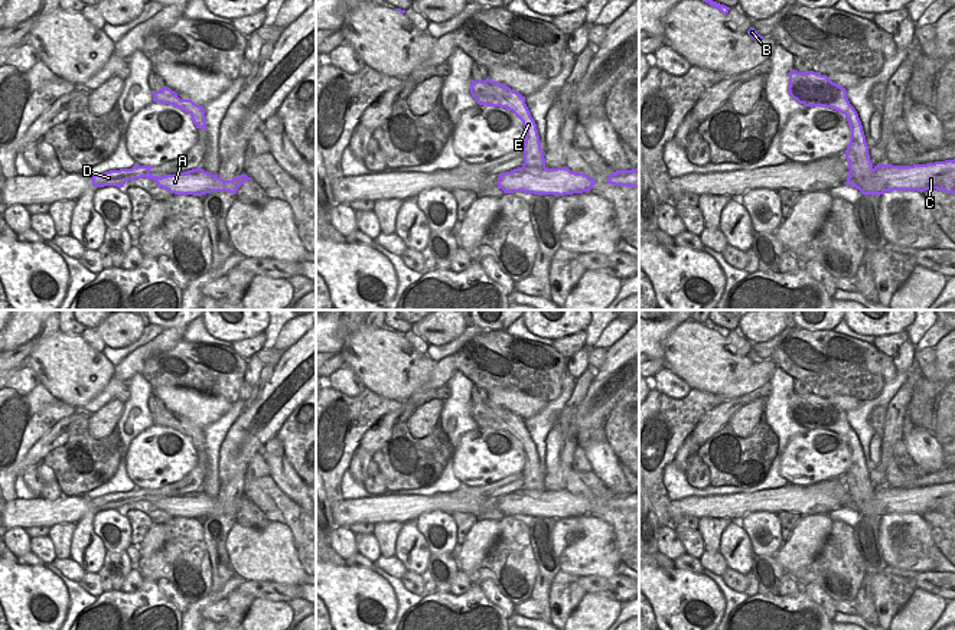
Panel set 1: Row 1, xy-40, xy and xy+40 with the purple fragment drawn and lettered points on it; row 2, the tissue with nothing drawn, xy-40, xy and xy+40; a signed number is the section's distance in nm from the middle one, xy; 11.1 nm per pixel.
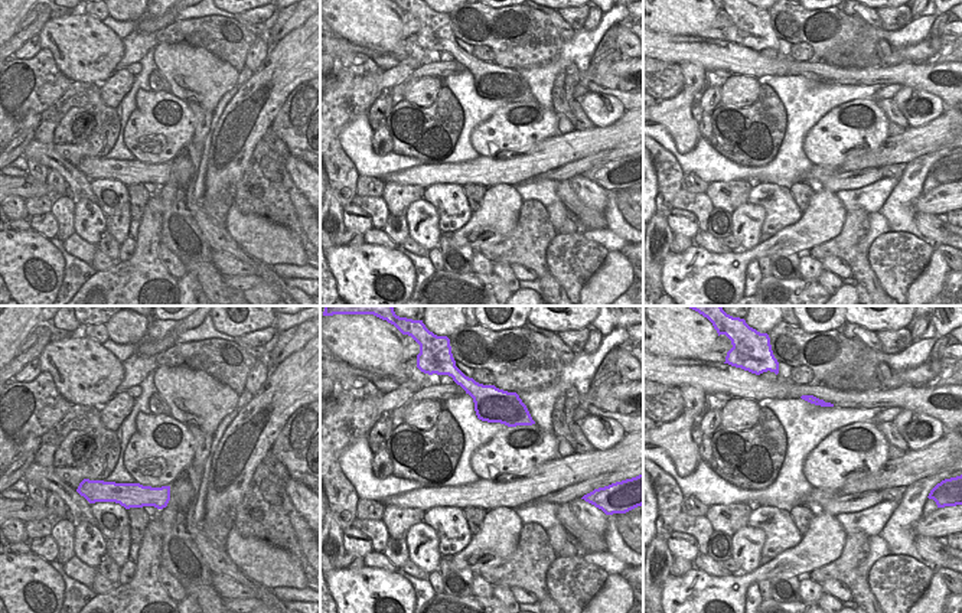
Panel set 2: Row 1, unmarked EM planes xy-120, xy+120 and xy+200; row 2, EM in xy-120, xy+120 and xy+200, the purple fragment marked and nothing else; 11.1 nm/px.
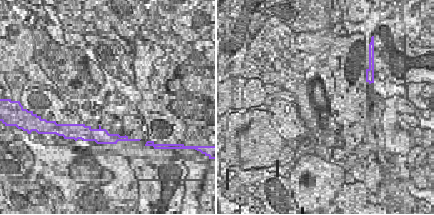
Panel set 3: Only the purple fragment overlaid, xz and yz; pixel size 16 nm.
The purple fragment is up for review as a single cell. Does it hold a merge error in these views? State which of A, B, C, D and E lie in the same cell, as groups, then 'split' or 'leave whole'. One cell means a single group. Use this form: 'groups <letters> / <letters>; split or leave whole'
groups A C D / B E; split

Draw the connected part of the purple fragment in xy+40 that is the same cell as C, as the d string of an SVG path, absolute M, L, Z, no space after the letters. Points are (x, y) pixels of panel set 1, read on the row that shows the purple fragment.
M955 159L913 166L879 164L868 176L857 177L848 172L844 185L858 189L863 195L877 196L893 190L922 193L929 189L955 193Z

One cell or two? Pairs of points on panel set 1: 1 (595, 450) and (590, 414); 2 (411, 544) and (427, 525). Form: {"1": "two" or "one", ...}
{"1": "two", "2": "two"}

